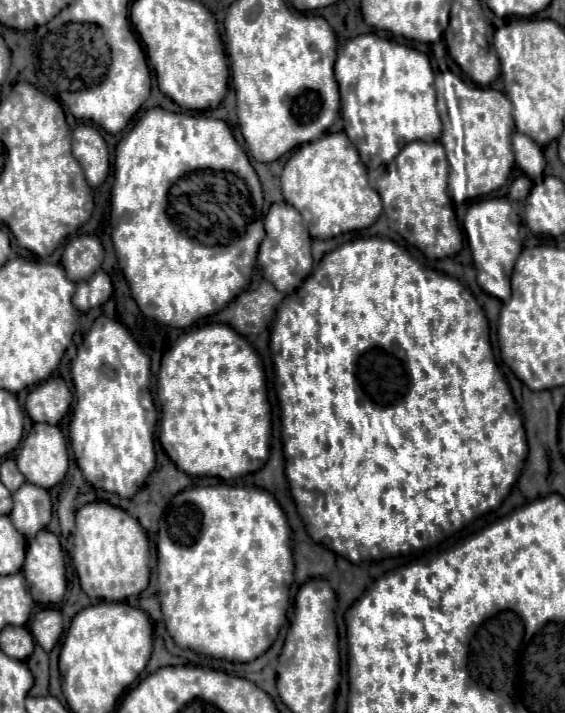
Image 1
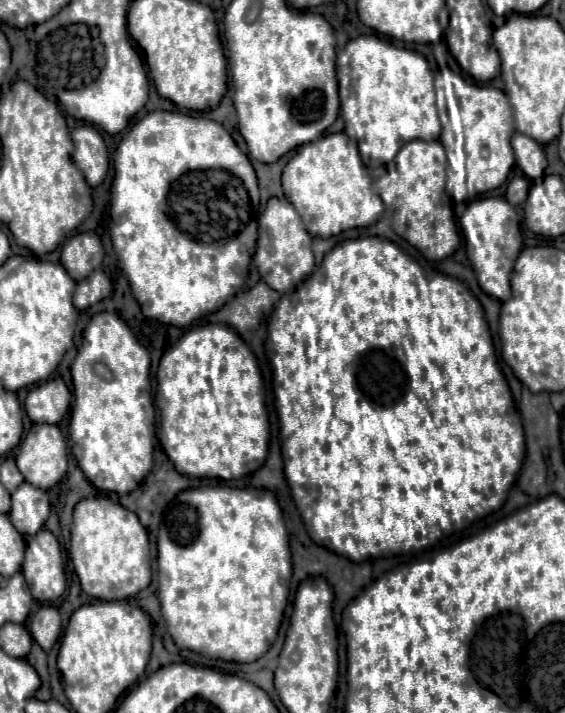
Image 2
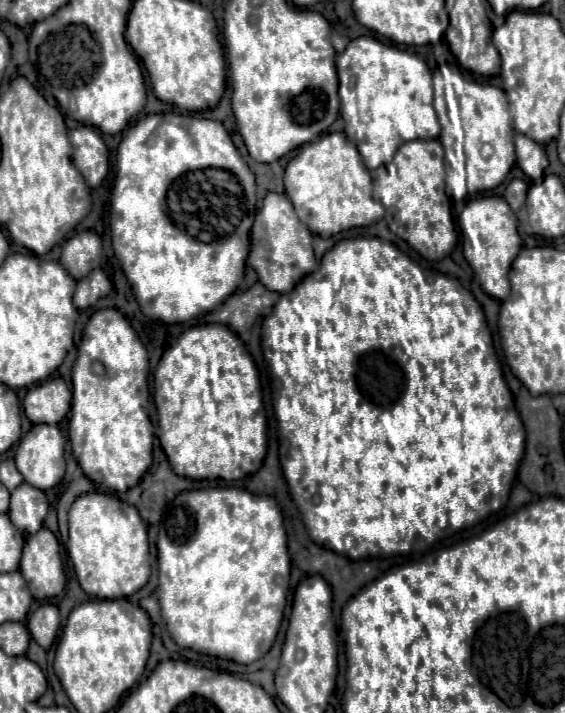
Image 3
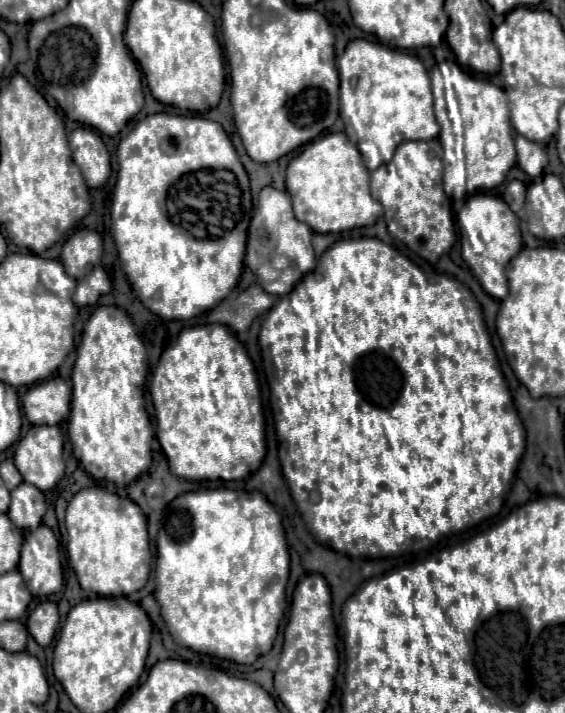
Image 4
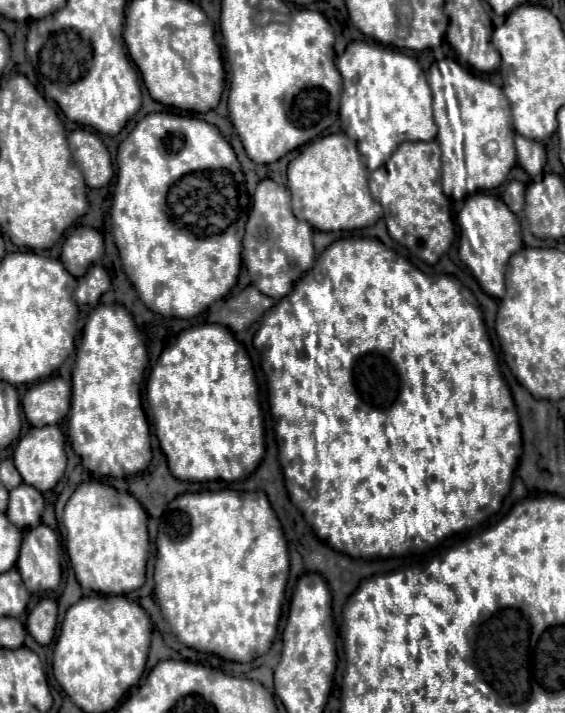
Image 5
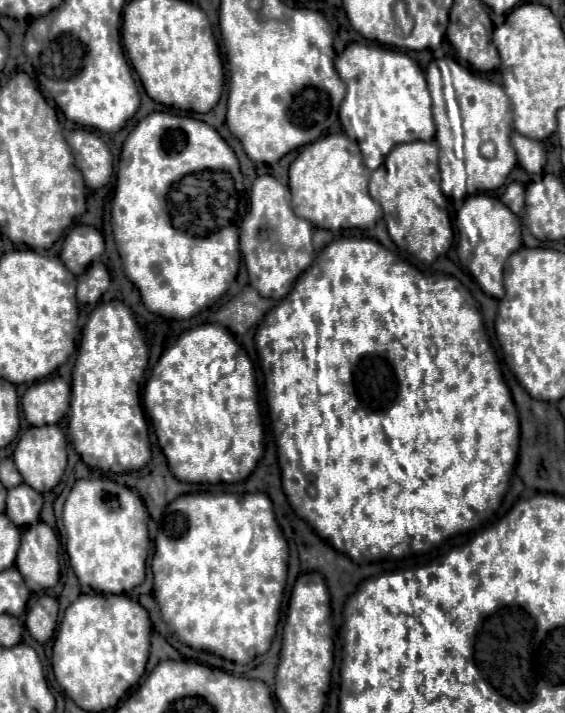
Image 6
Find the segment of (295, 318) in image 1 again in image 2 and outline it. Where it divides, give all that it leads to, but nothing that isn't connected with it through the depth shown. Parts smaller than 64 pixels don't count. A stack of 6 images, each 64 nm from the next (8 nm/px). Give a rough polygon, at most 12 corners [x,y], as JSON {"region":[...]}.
{"region":[[376,236],[266,354],[308,536],[496,512],[526,452],[484,310]]}

